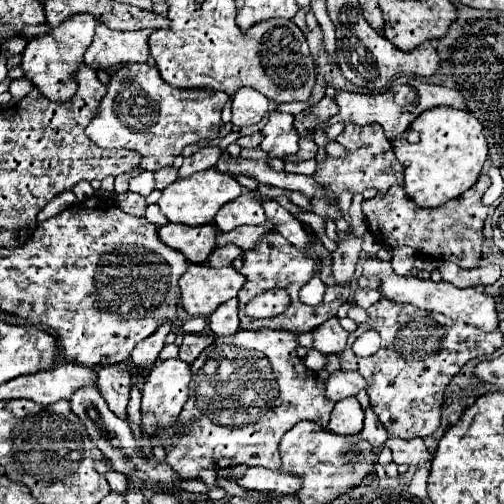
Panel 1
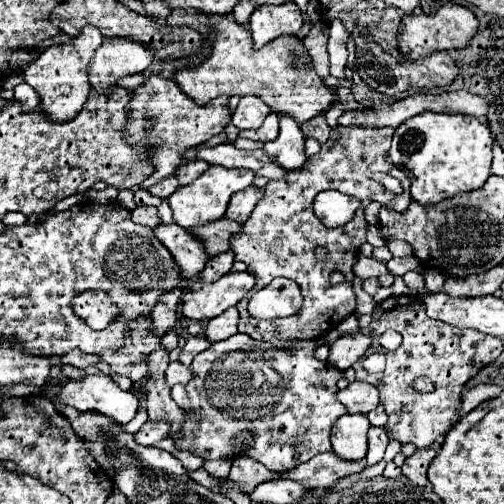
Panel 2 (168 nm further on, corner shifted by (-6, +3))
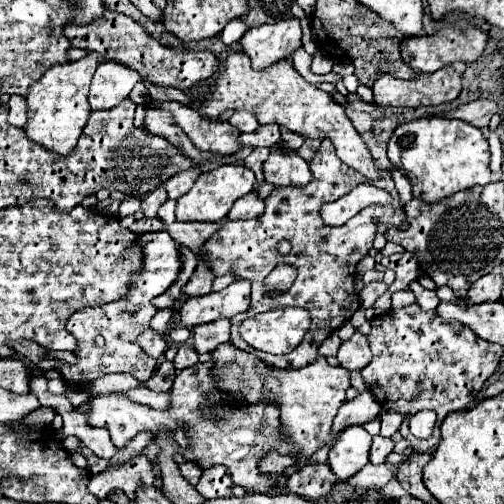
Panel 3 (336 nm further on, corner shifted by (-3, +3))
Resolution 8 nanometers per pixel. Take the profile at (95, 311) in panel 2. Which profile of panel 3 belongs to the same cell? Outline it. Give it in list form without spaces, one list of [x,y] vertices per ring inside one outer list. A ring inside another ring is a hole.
[[[155,232],[155,234],[143,234],[139,236],[139,244],[143,246],[143,270],[135,278],[131,278],[131,290],[115,302],[95,306],[95,308],[83,308],[75,312],[67,322],[67,332],[75,334],[77,348],[75,348],[75,364],[65,364],[59,360],[57,372],[63,376],[63,380],[71,386],[75,384],[87,384],[93,382],[105,374],[111,372],[127,372],[135,376],[137,380],[145,382],[153,376],[157,370],[157,360],[147,356],[137,344],[135,338],[149,328],[151,318],[155,316],[155,306],[151,300],[159,294],[163,294],[179,276],[179,244],[169,236],[169,232]],[[95,336],[103,336],[105,344],[97,346]]]

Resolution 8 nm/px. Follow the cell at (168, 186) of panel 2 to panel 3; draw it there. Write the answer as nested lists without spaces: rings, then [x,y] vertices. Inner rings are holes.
[[[159,186],[157,190],[153,190],[151,194],[147,194],[147,196],[143,198],[143,202],[141,202],[143,214],[145,214],[147,218],[155,218],[159,206],[161,206],[165,200],[167,200],[167,192],[165,192],[163,186]]]

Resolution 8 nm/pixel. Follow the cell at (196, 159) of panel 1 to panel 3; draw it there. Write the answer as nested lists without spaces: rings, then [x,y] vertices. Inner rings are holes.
[[[191,168],[191,170],[187,170],[187,172],[175,174],[171,180],[167,180],[167,182],[163,184],[165,190],[167,190],[167,196],[169,196],[171,200],[181,198],[183,194],[189,192],[189,188],[191,188],[193,182],[197,180],[197,176],[199,176],[199,170],[197,170],[197,168]]]

